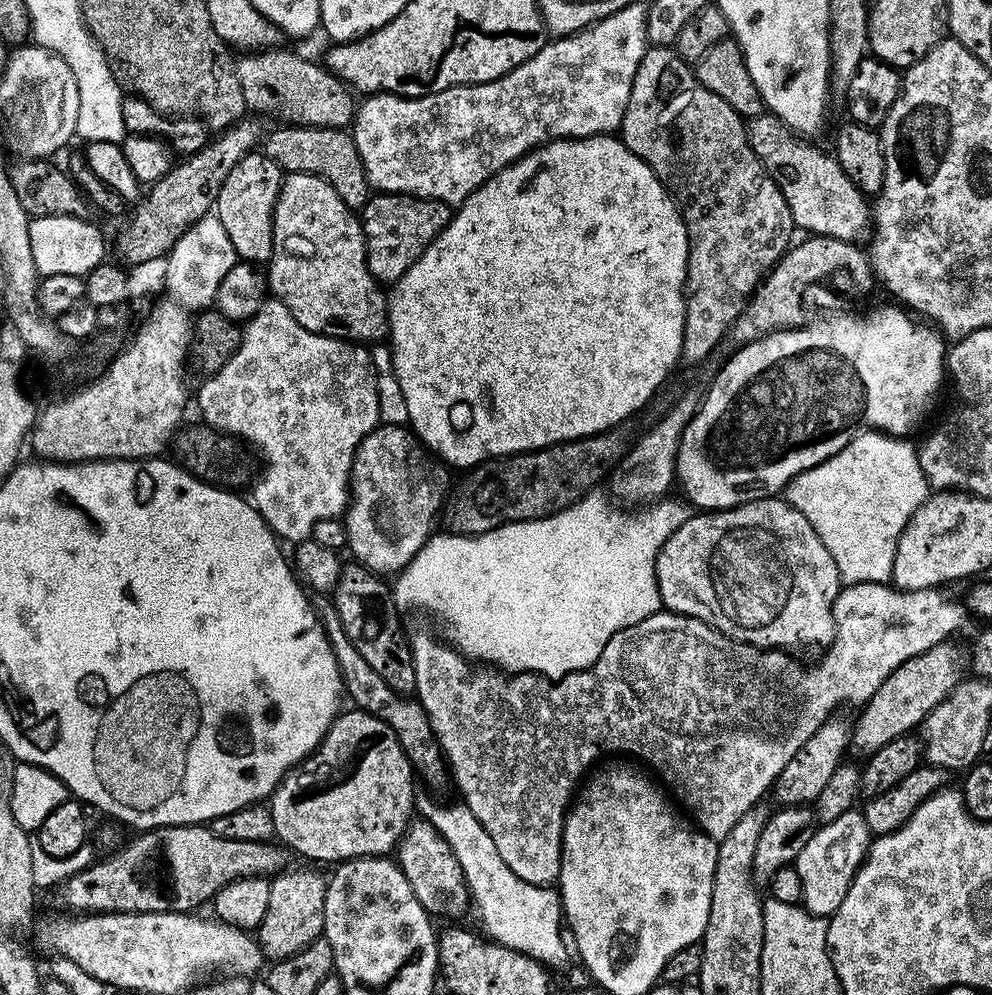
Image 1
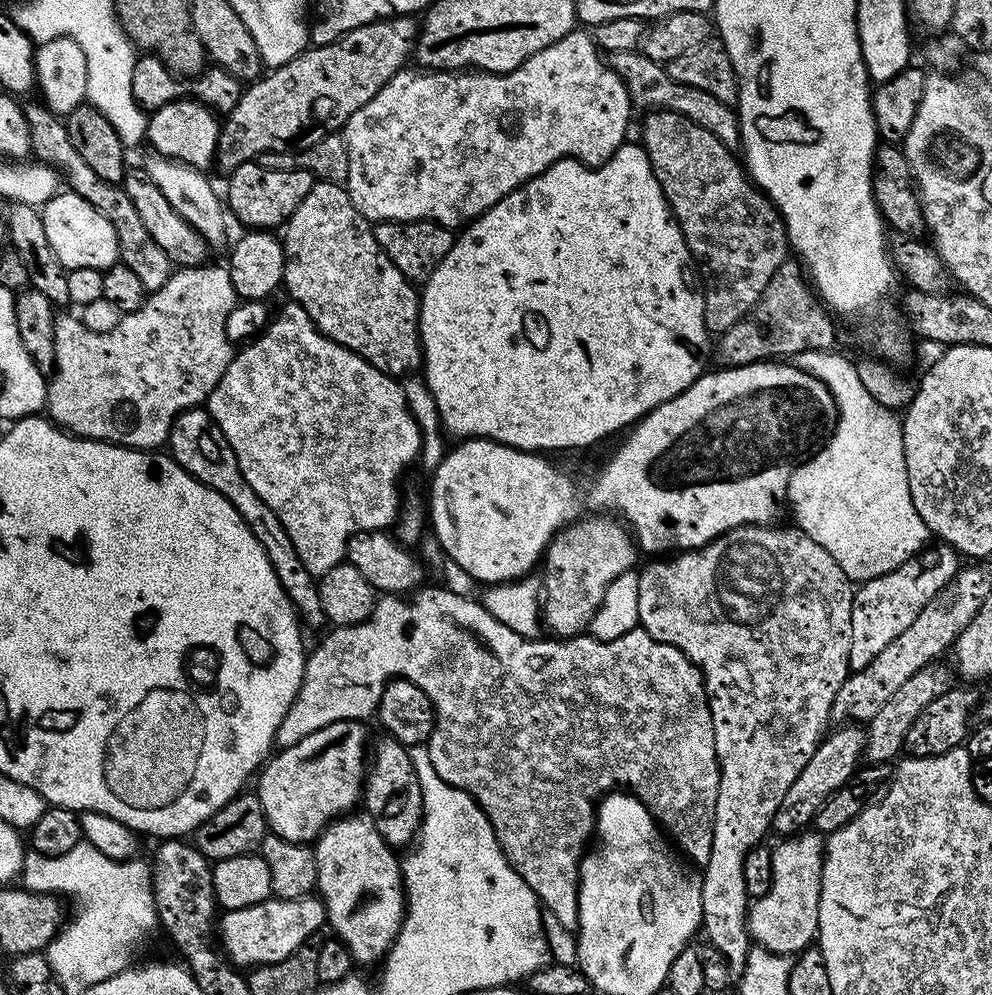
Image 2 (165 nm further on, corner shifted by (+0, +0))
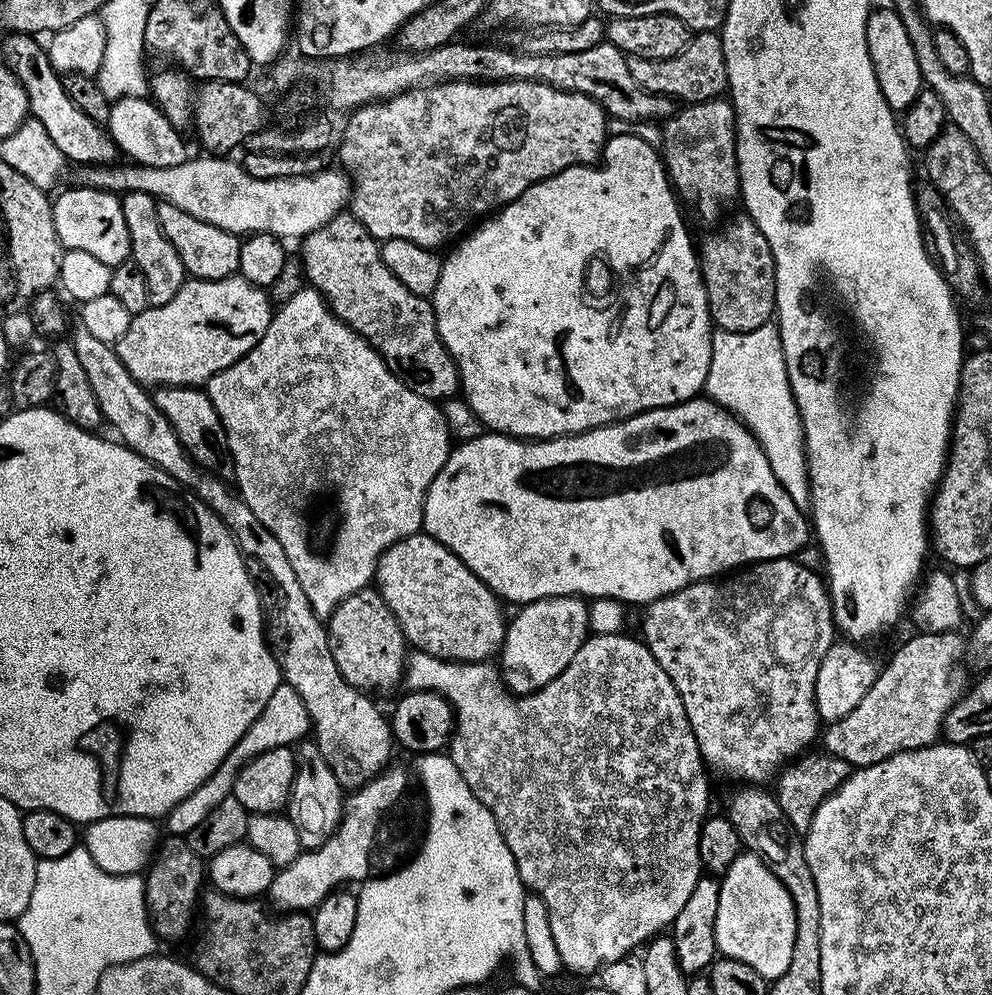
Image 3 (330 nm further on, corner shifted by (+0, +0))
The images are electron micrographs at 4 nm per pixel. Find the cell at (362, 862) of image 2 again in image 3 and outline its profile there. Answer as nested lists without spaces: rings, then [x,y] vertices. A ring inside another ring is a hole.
[[[315,742],[301,743],[299,748],[300,753],[296,756],[296,772],[294,768],[294,775],[290,780],[292,793],[288,795],[286,815],[298,829],[301,849],[307,850],[322,846],[322,842],[326,842],[336,833],[336,825],[344,815],[346,792],[341,788],[338,778],[334,778],[334,770],[326,766]]]

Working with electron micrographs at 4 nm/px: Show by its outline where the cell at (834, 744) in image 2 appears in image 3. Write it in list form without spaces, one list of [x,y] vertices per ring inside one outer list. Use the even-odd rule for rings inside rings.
[[[917,631],[914,636],[910,637],[896,653],[888,660],[888,665],[881,667],[876,674],[876,681],[874,686],[870,686],[870,690],[866,690],[866,698],[862,698],[862,702],[858,702],[858,706],[854,706],[854,710],[850,710],[850,714],[846,714],[846,718],[841,720],[833,720],[823,729],[822,740],[824,736],[824,744],[822,744],[823,751],[828,752],[832,756],[842,758],[847,764],[851,764],[853,769],[865,768],[871,764],[877,764],[882,762],[886,758],[890,758],[894,754],[899,752],[909,752],[915,748],[929,748],[932,744],[937,743],[941,739],[942,729],[944,727],[944,719],[946,714],[956,705],[956,701],[960,699],[962,695],[962,687],[956,681],[956,663],[965,659],[965,645],[966,640],[962,635],[959,636],[959,631],[947,631],[938,633],[924,633]]]

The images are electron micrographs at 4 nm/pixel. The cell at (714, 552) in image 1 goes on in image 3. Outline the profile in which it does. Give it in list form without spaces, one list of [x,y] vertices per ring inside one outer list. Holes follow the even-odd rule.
[[[785,558],[782,560],[761,560],[755,564],[747,565],[747,567],[745,567],[743,570],[733,571],[731,574],[725,575],[723,578],[700,580],[696,584],[686,586],[674,594],[658,598],[654,603],[647,605],[647,607],[643,609],[644,633],[642,633],[642,639],[644,643],[648,645],[650,654],[654,654],[654,658],[658,662],[658,666],[662,666],[662,670],[666,670],[666,674],[670,678],[670,682],[674,682],[674,686],[678,690],[678,694],[684,703],[684,709],[688,715],[688,721],[692,727],[692,733],[698,742],[698,746],[700,747],[700,755],[704,757],[705,765],[707,765],[709,769],[717,768],[718,771],[725,772],[726,775],[733,776],[734,779],[740,780],[736,782],[747,782],[752,786],[763,785],[765,783],[763,780],[769,779],[768,781],[771,781],[785,764],[795,760],[797,756],[801,755],[801,753],[803,753],[805,749],[811,745],[808,743],[810,743],[811,740],[815,738],[815,736],[817,739],[818,729],[822,724],[820,715],[818,715],[816,712],[816,683],[818,682],[818,666],[822,666],[822,658],[826,658],[826,650],[830,650],[830,646],[834,642],[835,636],[832,635],[837,635],[838,629],[836,627],[835,620],[832,619],[832,597],[828,594],[827,583],[825,583],[825,581],[822,579],[821,573],[819,571],[817,571],[818,573],[811,572],[811,570],[808,569],[806,565],[799,564],[798,561],[799,559],[796,558]]]

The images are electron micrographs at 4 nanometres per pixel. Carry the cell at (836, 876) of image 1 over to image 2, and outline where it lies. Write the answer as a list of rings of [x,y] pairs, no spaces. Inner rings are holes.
[[[805,830],[795,838],[784,838],[780,845],[772,848],[773,876],[769,892],[760,899],[753,899],[748,909],[748,930],[751,939],[757,945],[781,954],[799,954],[817,939],[818,906],[820,905],[820,887],[824,870],[824,849],[826,840],[819,831]]]

